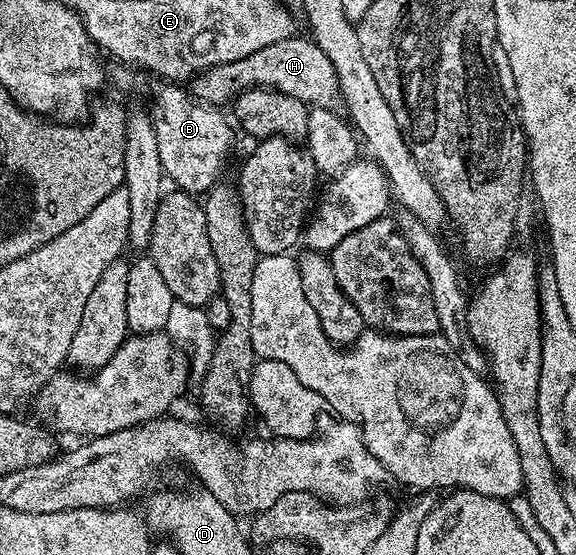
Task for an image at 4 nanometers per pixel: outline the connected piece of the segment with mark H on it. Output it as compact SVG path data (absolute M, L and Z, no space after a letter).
M293 37L276 41L259 49L251 56L231 63L220 63L194 76L192 94L195 99L211 105L226 105L238 98L238 95L253 87L265 87L291 94L309 105L330 105L340 95L338 74L332 61L320 49L313 38Z

